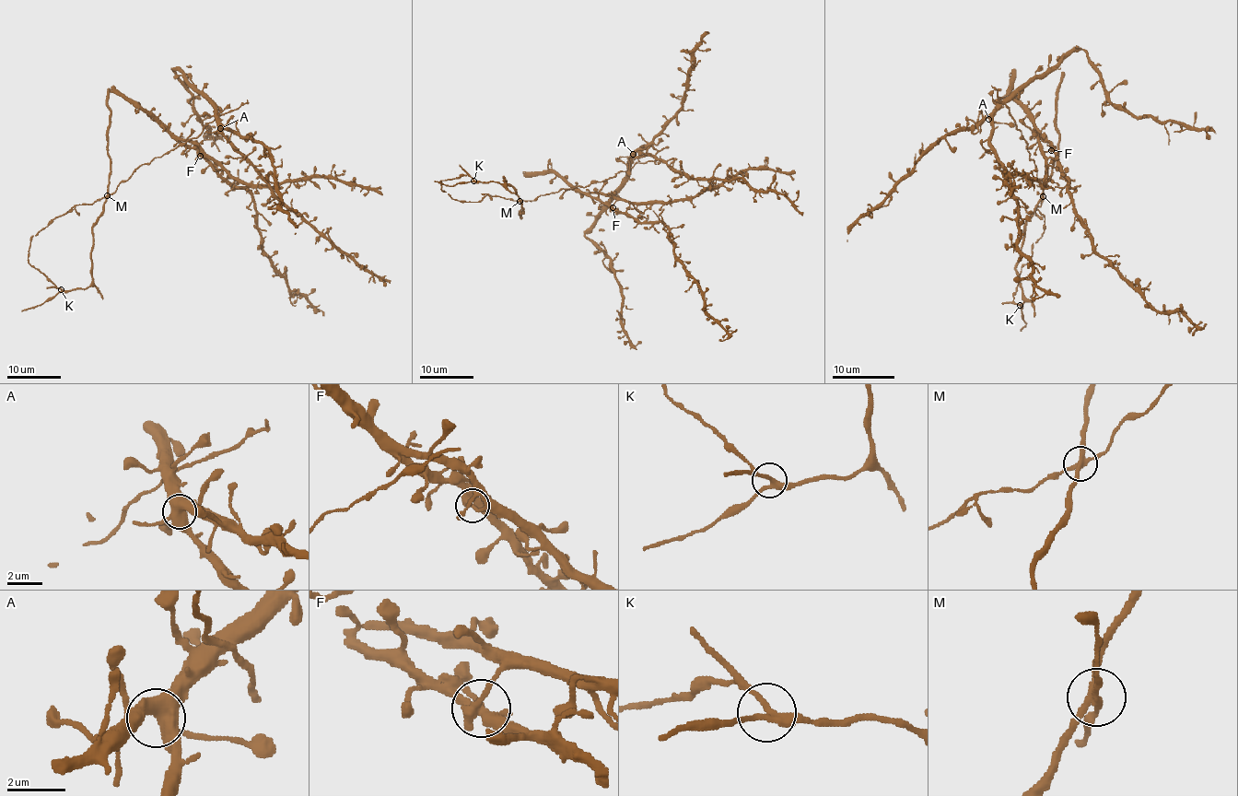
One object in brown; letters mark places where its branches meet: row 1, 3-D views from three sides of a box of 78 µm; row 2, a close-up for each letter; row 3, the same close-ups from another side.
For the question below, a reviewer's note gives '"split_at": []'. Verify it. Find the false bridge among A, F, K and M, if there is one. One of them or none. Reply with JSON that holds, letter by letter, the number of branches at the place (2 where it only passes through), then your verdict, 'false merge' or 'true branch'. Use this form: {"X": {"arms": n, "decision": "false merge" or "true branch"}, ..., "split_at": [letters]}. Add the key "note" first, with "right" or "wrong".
{"note": "right", "A": {"arms": 4, "decision": "true branch"}, "F": {"arms": 4, "decision": "true branch"}, "K": {"arms": 3, "decision": "true branch"}, "M": {"arms": 4, "decision": "true branch"}, "split_at": []}

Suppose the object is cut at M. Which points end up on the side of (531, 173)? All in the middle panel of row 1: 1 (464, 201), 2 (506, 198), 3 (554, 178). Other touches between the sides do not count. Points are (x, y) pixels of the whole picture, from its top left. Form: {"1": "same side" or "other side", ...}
{"1": "other side", "2": "other side", "3": "same side"}

